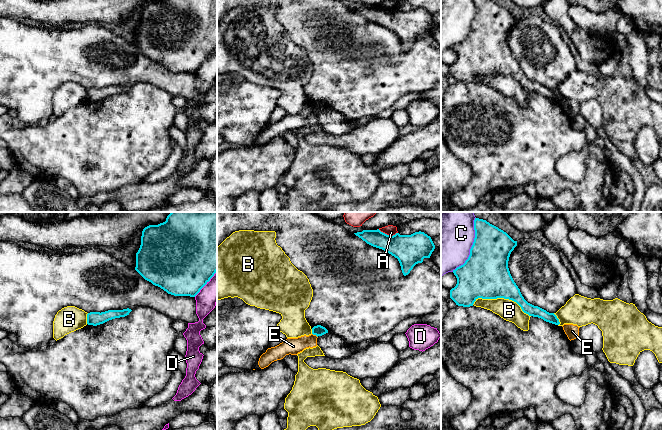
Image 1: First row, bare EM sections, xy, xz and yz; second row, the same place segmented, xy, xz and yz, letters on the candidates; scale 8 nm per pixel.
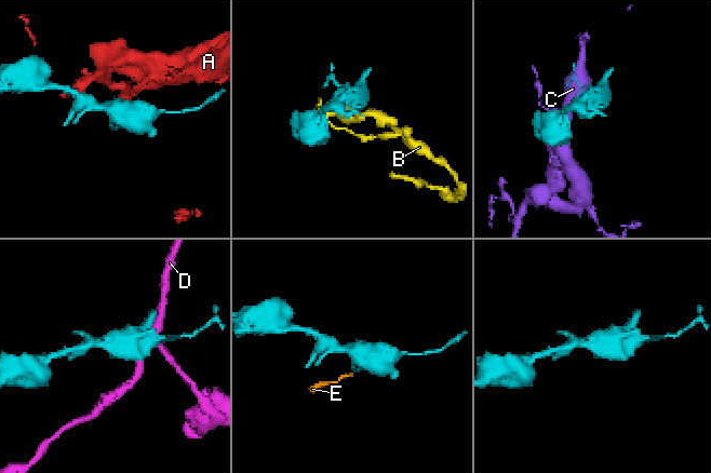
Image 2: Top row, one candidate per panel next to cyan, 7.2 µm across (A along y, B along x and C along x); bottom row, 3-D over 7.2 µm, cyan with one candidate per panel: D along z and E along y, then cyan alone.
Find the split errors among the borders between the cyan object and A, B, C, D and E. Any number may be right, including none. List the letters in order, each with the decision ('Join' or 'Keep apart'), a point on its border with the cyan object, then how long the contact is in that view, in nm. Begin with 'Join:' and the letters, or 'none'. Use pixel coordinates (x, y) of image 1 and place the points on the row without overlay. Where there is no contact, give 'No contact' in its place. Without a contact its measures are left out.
Join: none
A: Keep apart. Touches cyan at xz (388, 11). Shared border 160 nm
B: Keep apart. Touches cyan at yz (502, 73). Shared border 480 nm
C: Keep apart. Touches cyan at yz (470, 25). Shared border 420 nm
D: Keep apart. Touches cyan at xy (206, 59). Shared border 280 nm
E: Keep apart. Touches cyan at xz (315, 110). Shared border 60 nm

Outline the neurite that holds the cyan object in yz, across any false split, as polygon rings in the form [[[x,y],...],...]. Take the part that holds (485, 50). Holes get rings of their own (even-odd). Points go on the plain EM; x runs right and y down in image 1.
[[[474,0],[474,6],[475,14],[468,35],[463,41],[453,46],[457,54],[457,60],[450,66],[450,74],[456,81],[470,83],[478,74],[504,74],[516,78],[522,87],[529,92],[538,93],[546,98],[559,101],[559,95],[554,89],[549,89],[528,79],[513,56],[508,44],[508,37],[511,28],[517,22],[517,17],[514,17],[506,8],[492,0]]]

